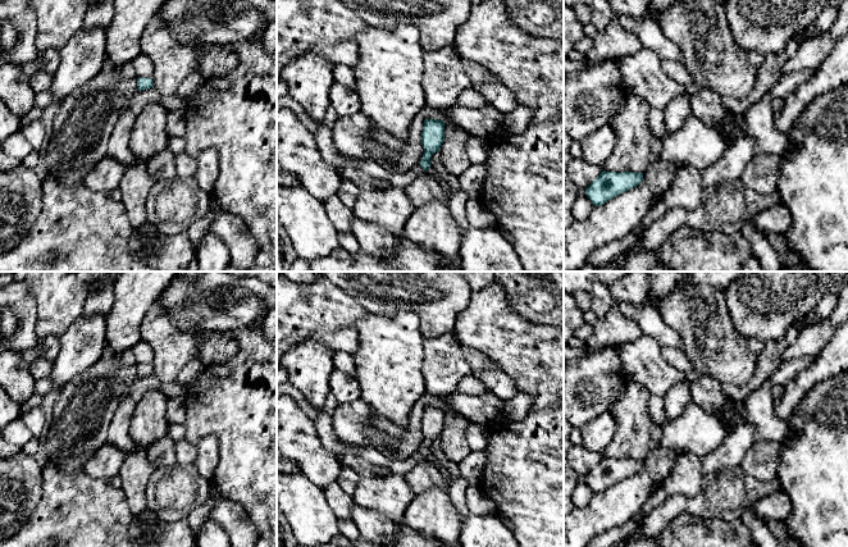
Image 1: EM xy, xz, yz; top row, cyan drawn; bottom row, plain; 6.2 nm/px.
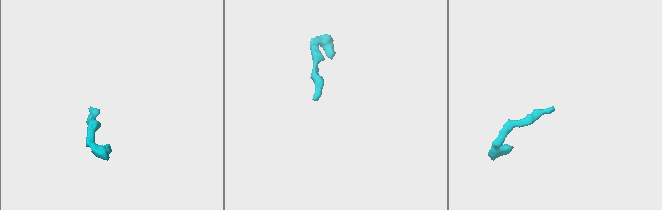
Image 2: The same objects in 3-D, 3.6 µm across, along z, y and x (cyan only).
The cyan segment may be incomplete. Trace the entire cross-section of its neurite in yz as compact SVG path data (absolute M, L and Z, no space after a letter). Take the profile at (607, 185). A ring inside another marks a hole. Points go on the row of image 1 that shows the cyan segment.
M602 170L585 188L585 195L594 206L599 206L617 195L637 187L642 181L643 173Z

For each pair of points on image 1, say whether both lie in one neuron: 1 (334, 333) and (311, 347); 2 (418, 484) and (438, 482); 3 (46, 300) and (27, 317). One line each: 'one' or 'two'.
1: two
2: one
3: two

